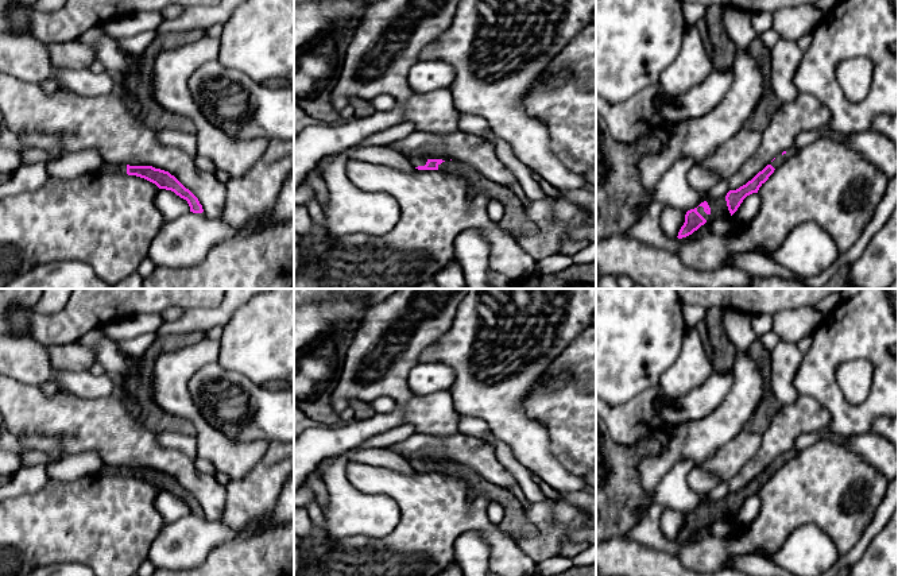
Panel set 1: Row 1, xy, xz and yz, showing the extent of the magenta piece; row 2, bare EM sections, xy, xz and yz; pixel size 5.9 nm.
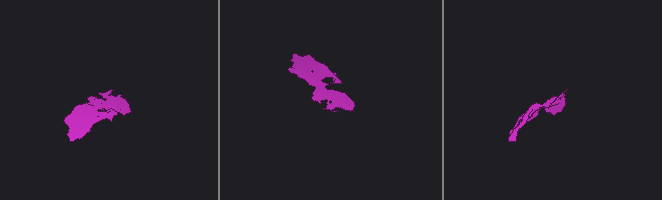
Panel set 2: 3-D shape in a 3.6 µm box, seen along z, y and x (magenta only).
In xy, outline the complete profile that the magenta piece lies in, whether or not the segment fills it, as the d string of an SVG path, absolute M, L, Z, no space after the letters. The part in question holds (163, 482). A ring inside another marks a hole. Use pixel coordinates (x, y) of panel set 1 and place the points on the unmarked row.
M127 467L127 476L136 478L144 480L152 486L155 486L159 491L166 491L174 494L181 500L186 502L190 514L193 515L202 515L202 507L200 506L198 500L186 491L174 478L169 473L155 471L152 468L129 468Z

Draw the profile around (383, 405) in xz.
M382 397L382 398L375 399L371 403L371 406L372 406L375 413L387 414L387 413L391 413L394 410L395 402L387 397Z

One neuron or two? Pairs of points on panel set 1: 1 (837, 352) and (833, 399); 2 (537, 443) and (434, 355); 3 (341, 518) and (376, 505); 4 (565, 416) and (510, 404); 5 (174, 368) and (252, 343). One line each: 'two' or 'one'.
1: one
2: one
3: one
4: two
5: two

